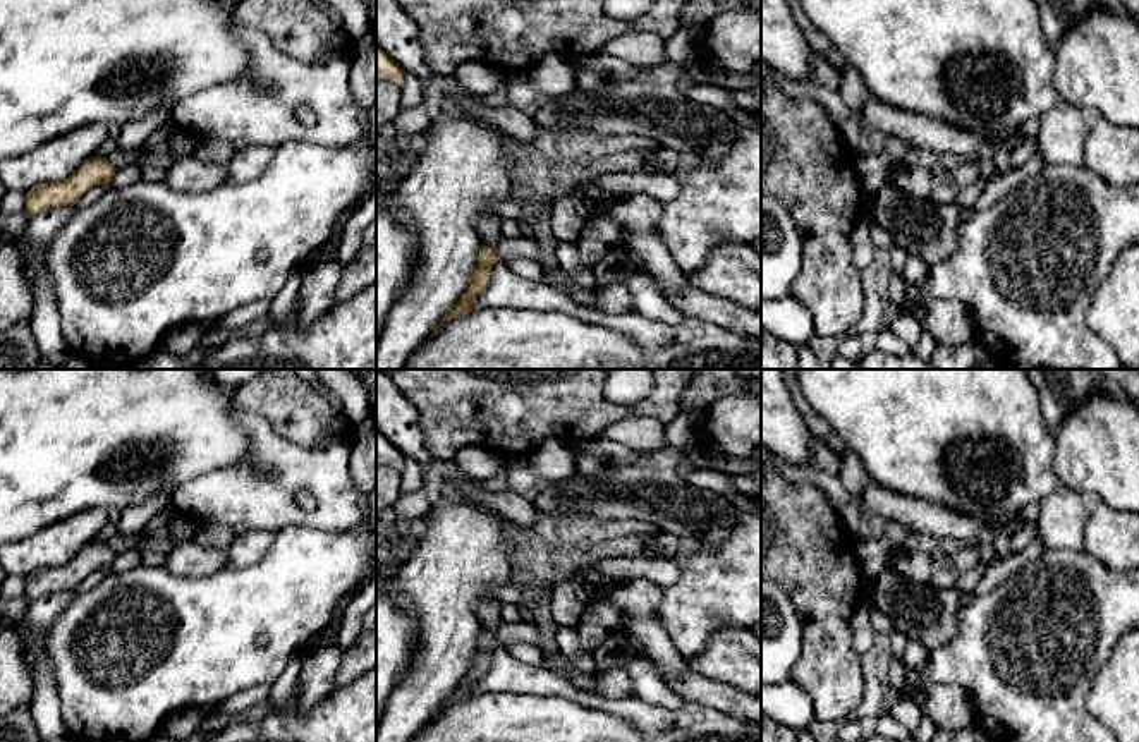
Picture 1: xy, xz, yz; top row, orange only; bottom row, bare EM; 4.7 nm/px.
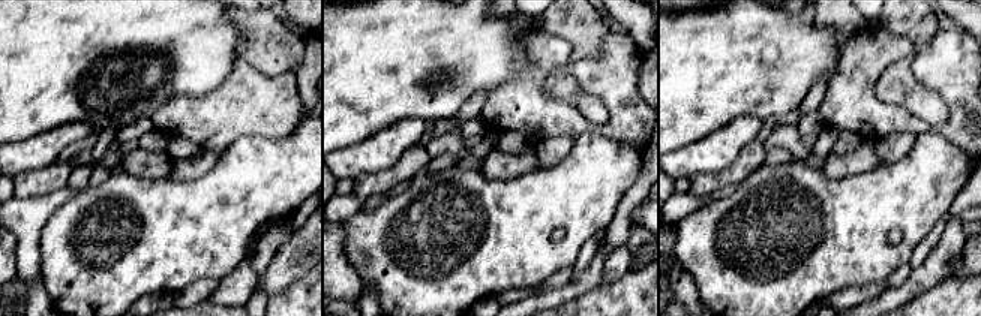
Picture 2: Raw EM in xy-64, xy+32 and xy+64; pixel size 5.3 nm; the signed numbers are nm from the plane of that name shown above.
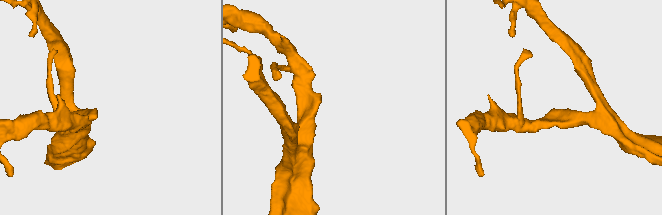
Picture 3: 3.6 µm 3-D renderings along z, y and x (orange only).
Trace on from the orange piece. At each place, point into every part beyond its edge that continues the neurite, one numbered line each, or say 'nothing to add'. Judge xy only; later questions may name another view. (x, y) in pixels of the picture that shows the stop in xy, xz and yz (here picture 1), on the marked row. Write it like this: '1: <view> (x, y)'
nothing to add

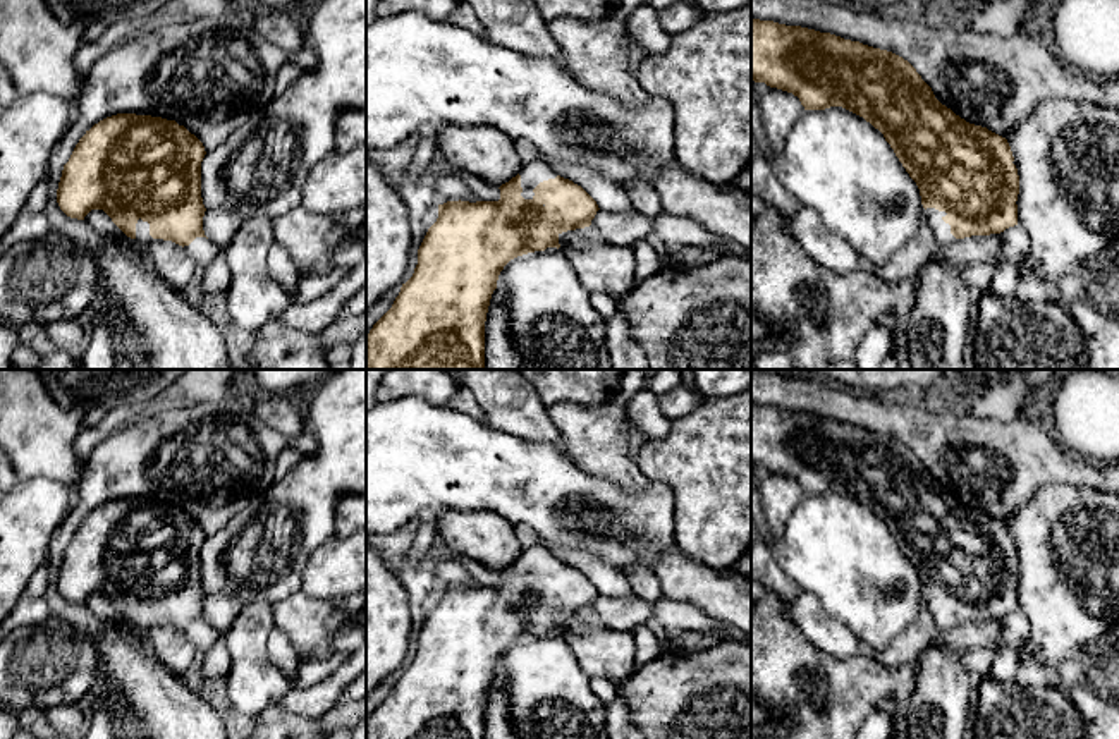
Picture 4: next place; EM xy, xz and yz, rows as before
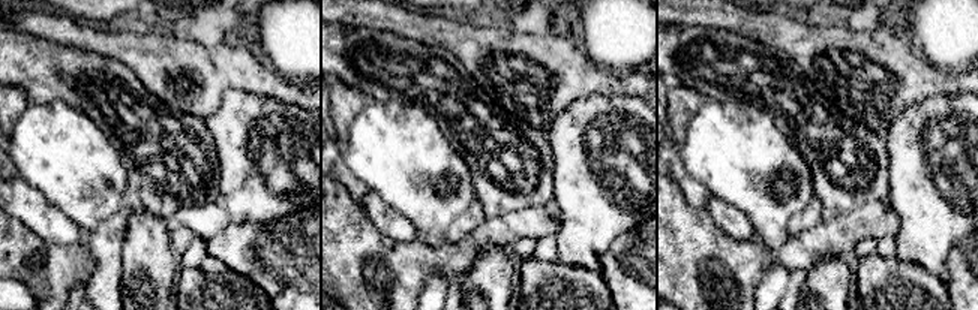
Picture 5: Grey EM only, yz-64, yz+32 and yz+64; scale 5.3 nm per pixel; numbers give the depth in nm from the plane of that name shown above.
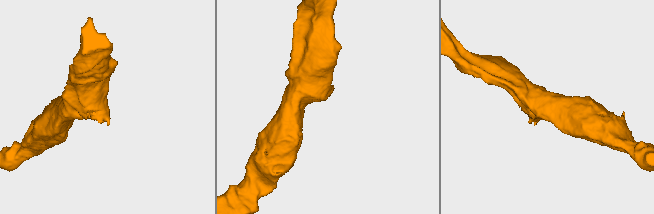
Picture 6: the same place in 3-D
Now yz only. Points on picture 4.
1: yz (941, 231)

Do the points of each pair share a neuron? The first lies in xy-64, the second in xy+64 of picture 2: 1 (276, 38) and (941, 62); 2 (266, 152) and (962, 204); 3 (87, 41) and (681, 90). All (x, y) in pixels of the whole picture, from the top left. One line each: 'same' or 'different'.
1: different
2: different
3: same

